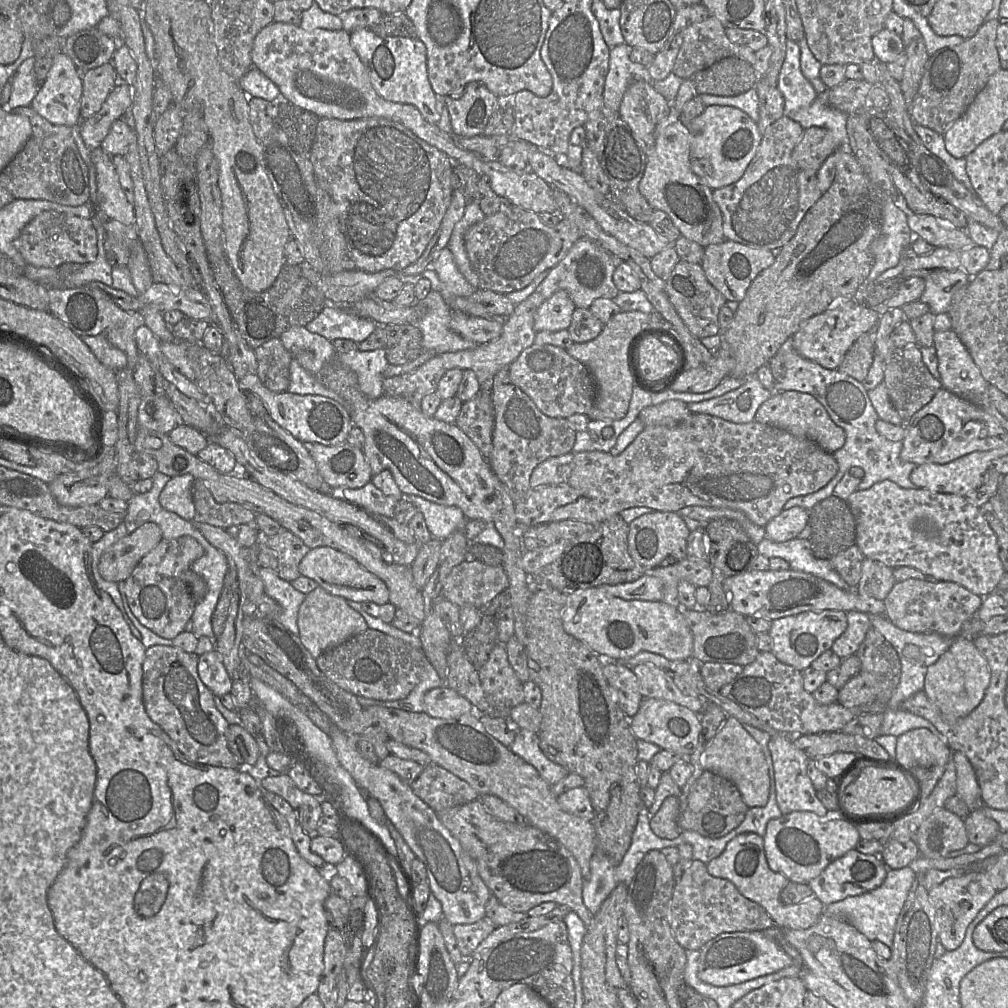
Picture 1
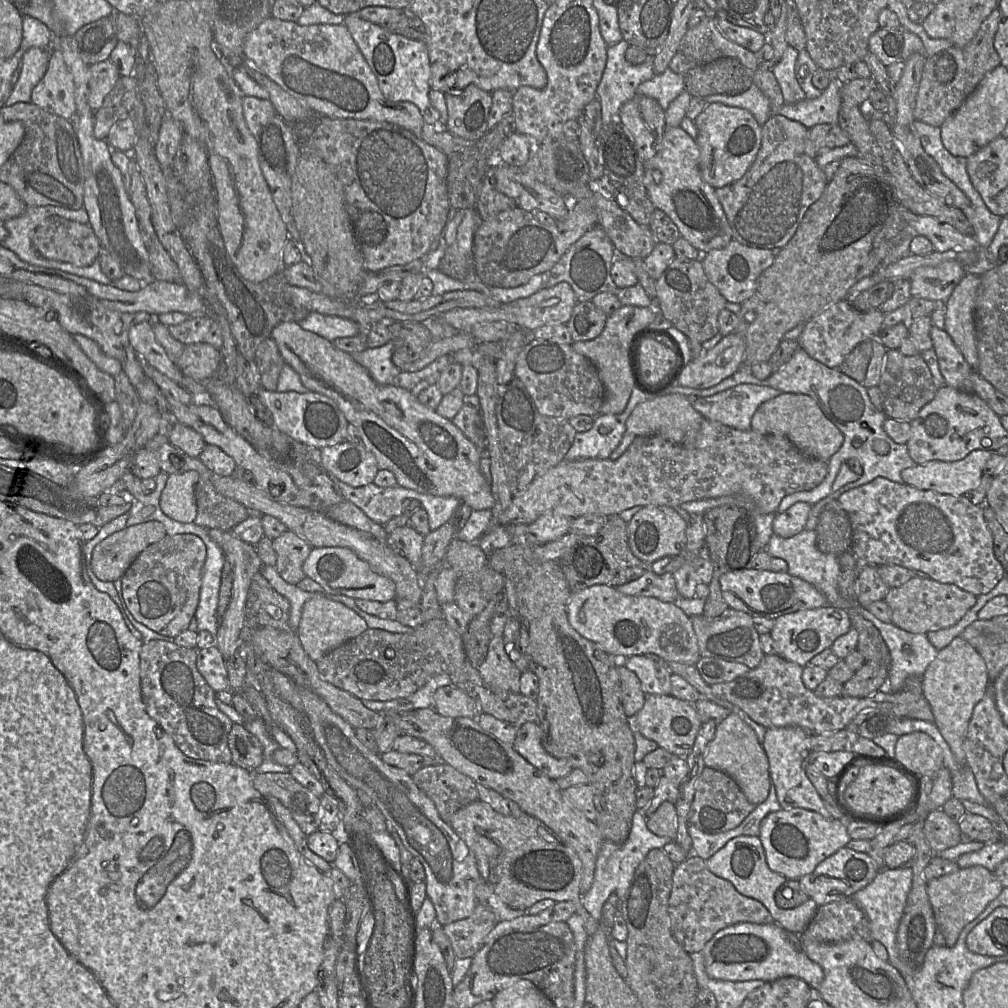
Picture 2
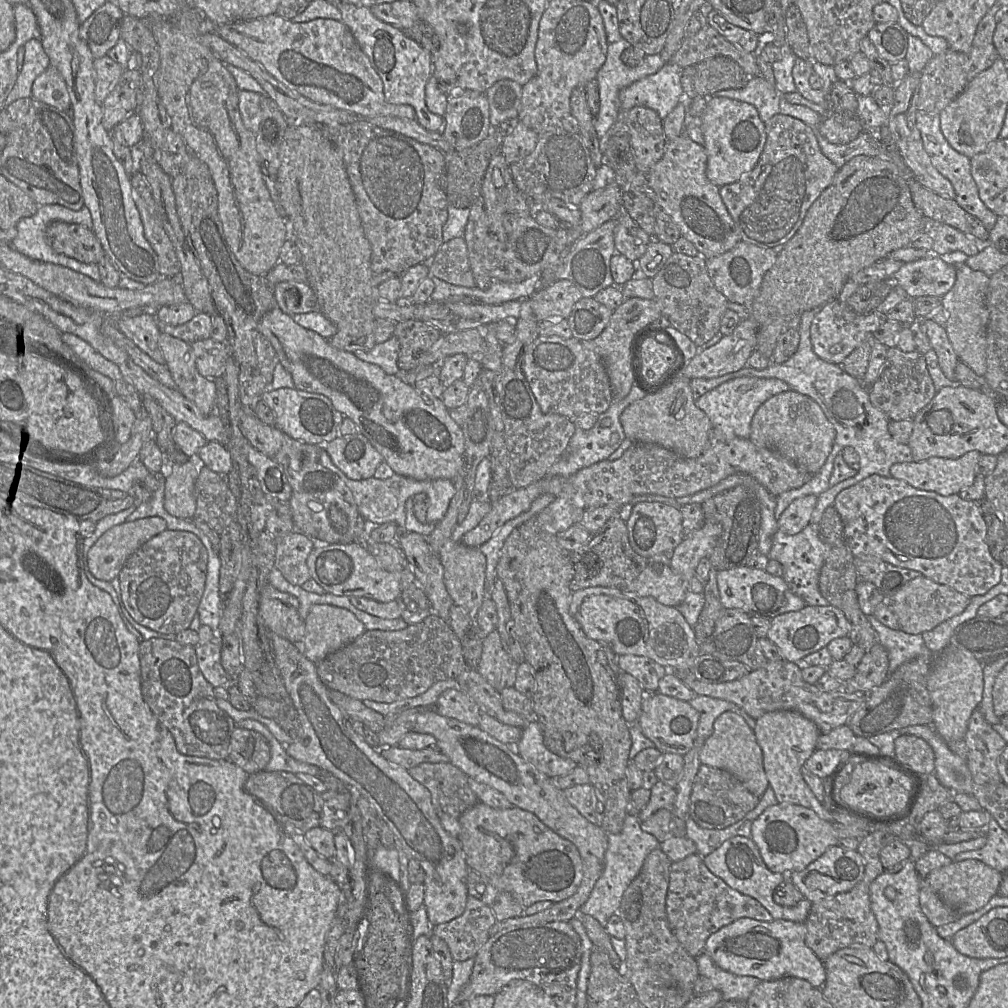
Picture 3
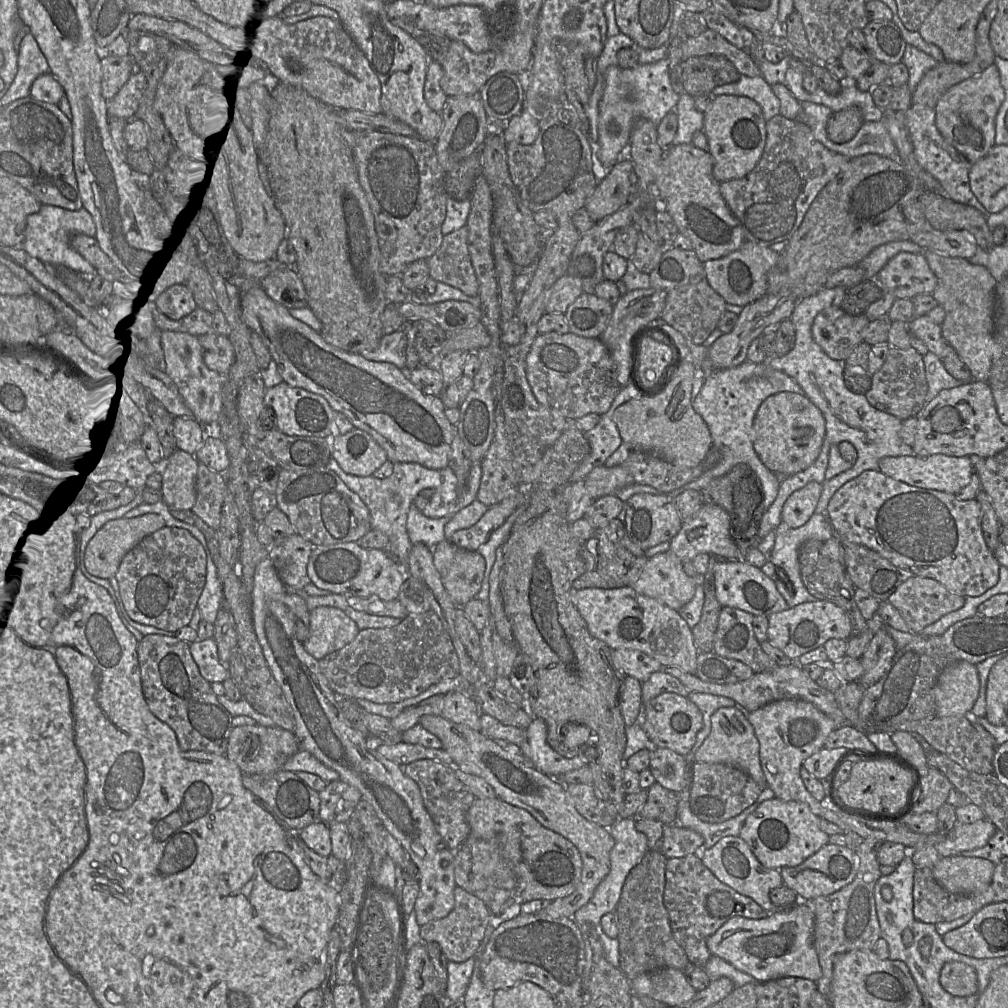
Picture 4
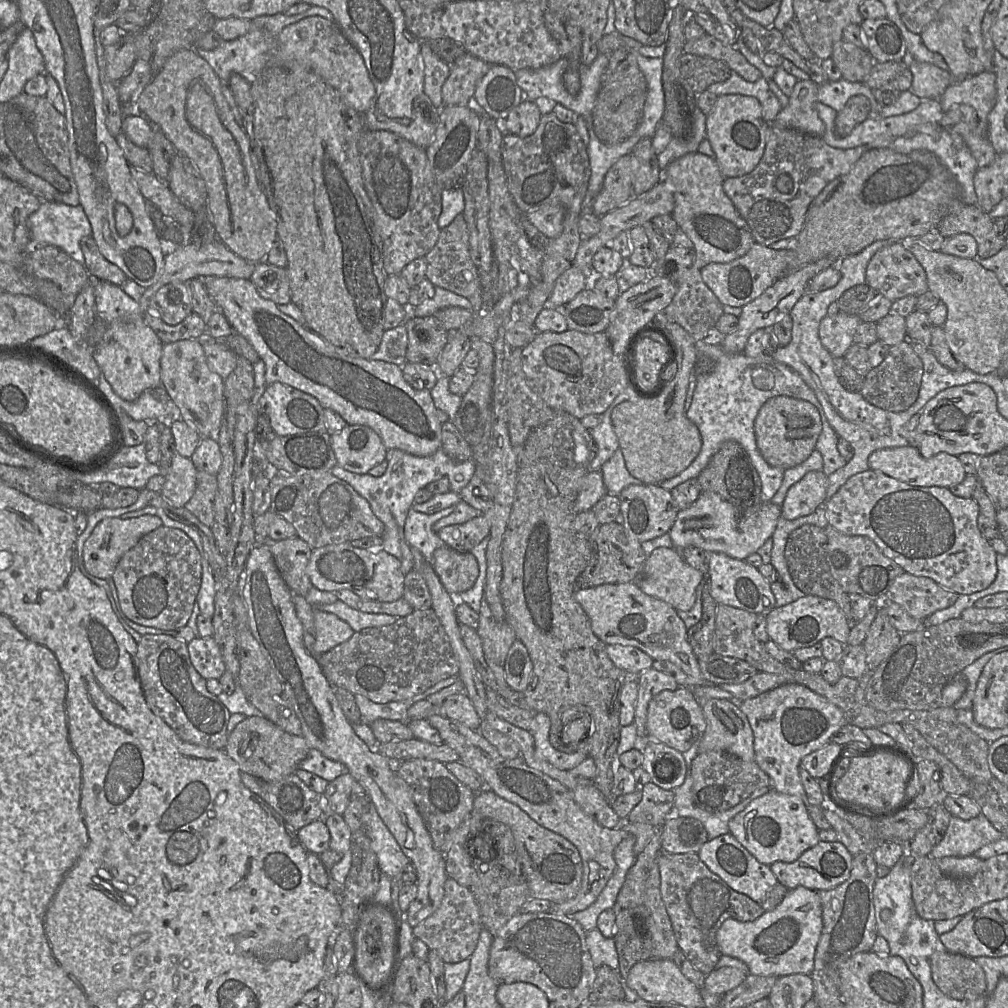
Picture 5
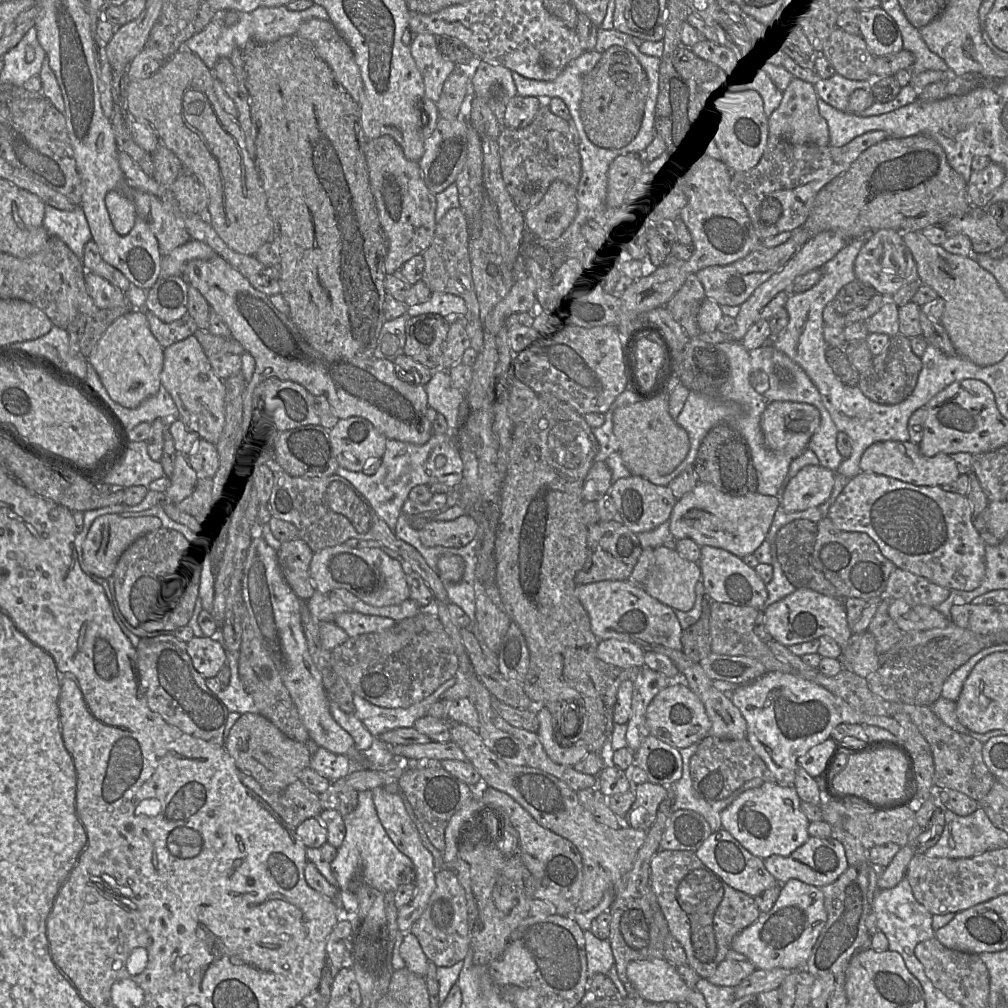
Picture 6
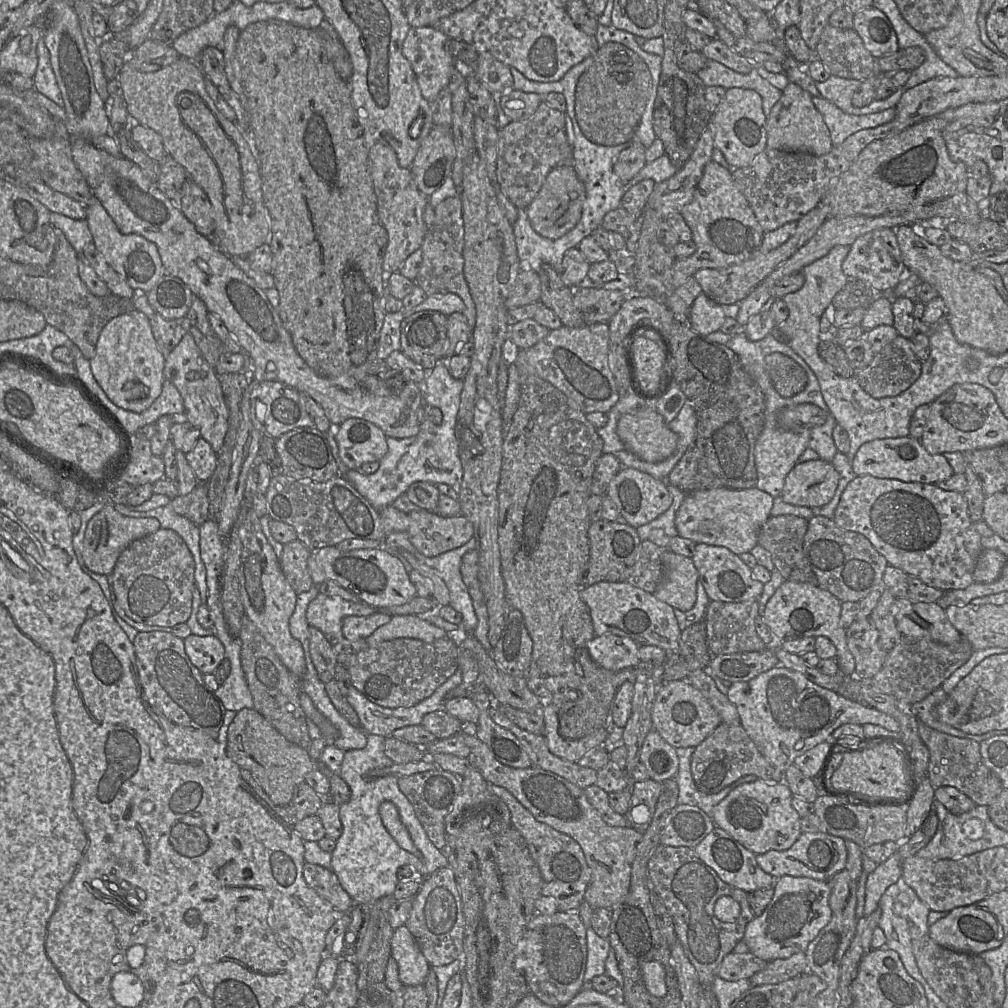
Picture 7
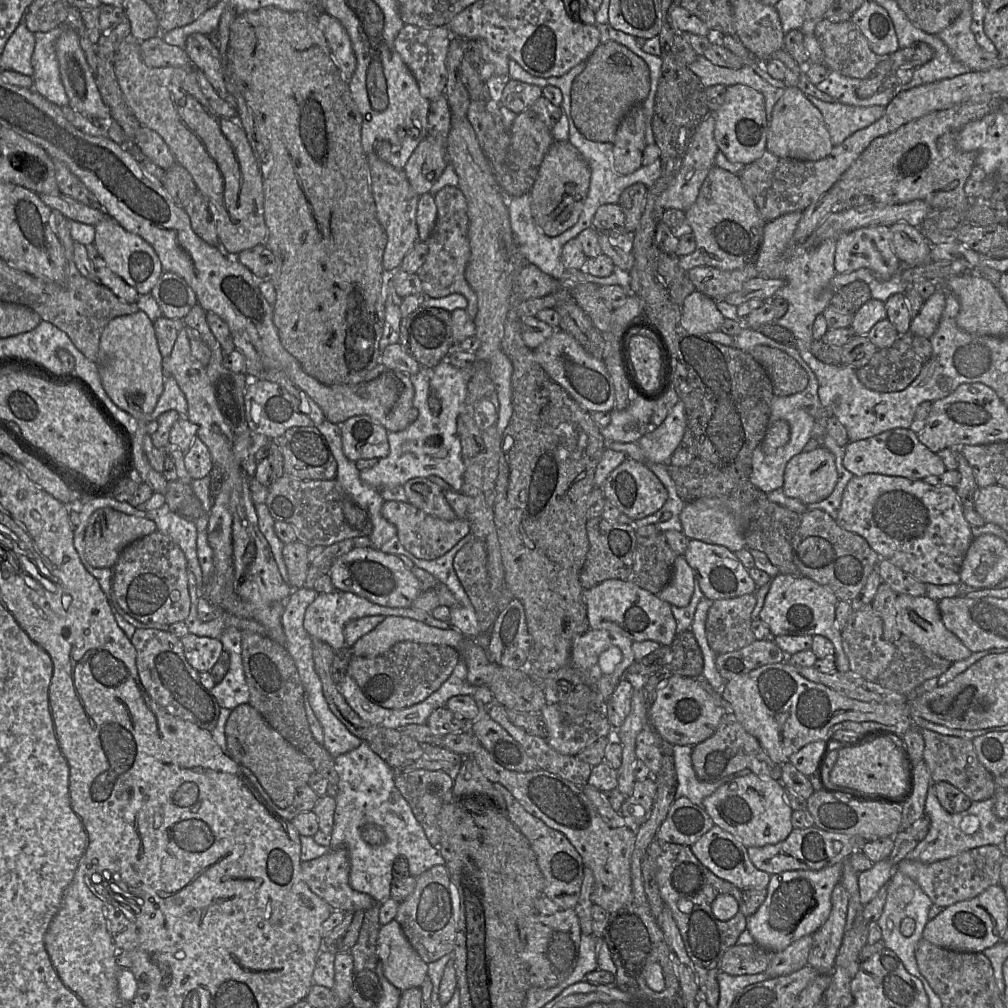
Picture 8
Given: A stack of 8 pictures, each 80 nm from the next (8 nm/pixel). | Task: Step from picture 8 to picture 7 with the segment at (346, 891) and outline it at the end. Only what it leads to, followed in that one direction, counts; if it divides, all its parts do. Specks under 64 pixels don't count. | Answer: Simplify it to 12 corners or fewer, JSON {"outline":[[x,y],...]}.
{"outline":[[305,862],[306,883],[338,913],[354,906],[332,869]]}

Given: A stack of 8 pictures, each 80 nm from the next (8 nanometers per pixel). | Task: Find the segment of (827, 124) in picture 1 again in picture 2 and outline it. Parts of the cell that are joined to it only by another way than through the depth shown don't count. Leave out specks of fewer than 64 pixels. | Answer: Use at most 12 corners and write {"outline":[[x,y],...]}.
{"outline":[[834,77],[818,98],[785,103],[779,114],[808,129],[838,124],[843,85]]}

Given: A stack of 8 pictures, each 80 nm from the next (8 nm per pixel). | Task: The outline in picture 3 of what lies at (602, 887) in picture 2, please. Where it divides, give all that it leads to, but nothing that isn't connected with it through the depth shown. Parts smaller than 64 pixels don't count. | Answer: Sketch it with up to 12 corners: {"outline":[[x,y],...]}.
{"outline":[[627,815],[608,834],[603,872],[579,912],[603,927],[660,846]]}

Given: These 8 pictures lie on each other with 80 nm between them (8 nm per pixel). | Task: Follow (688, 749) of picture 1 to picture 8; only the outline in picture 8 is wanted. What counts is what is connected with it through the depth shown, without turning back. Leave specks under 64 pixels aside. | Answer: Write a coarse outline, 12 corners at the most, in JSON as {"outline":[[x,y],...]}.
{"outline":[[672,676],[649,725],[671,745],[716,732],[728,703],[705,678]]}

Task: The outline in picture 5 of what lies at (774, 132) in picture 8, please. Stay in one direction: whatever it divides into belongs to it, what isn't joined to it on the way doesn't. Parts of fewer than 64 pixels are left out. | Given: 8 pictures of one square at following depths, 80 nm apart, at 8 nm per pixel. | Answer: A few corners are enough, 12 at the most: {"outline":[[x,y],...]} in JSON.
{"outline":[[798,80],[776,125],[822,137],[818,86]]}

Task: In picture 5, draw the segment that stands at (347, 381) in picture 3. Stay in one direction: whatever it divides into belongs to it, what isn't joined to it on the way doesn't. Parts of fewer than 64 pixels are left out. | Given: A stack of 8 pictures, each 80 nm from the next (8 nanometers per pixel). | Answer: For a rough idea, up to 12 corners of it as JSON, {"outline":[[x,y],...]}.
{"outline":[[197,277],[265,363],[388,450],[442,448],[430,390],[339,355],[249,279]]}

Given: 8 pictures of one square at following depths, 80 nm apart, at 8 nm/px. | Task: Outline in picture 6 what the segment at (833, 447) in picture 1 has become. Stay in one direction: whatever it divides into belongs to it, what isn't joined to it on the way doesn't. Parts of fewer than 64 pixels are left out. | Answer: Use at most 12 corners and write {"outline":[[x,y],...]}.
{"outline":[[775,401],[761,416],[765,447],[795,459],[820,426],[807,403]]}

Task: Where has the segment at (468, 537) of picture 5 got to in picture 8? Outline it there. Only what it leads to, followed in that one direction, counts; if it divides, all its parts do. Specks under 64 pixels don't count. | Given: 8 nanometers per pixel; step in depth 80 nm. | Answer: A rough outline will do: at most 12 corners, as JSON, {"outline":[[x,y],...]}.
{"outline":[[385,501],[381,513],[404,548],[435,560],[471,533],[464,518],[442,520]]}

